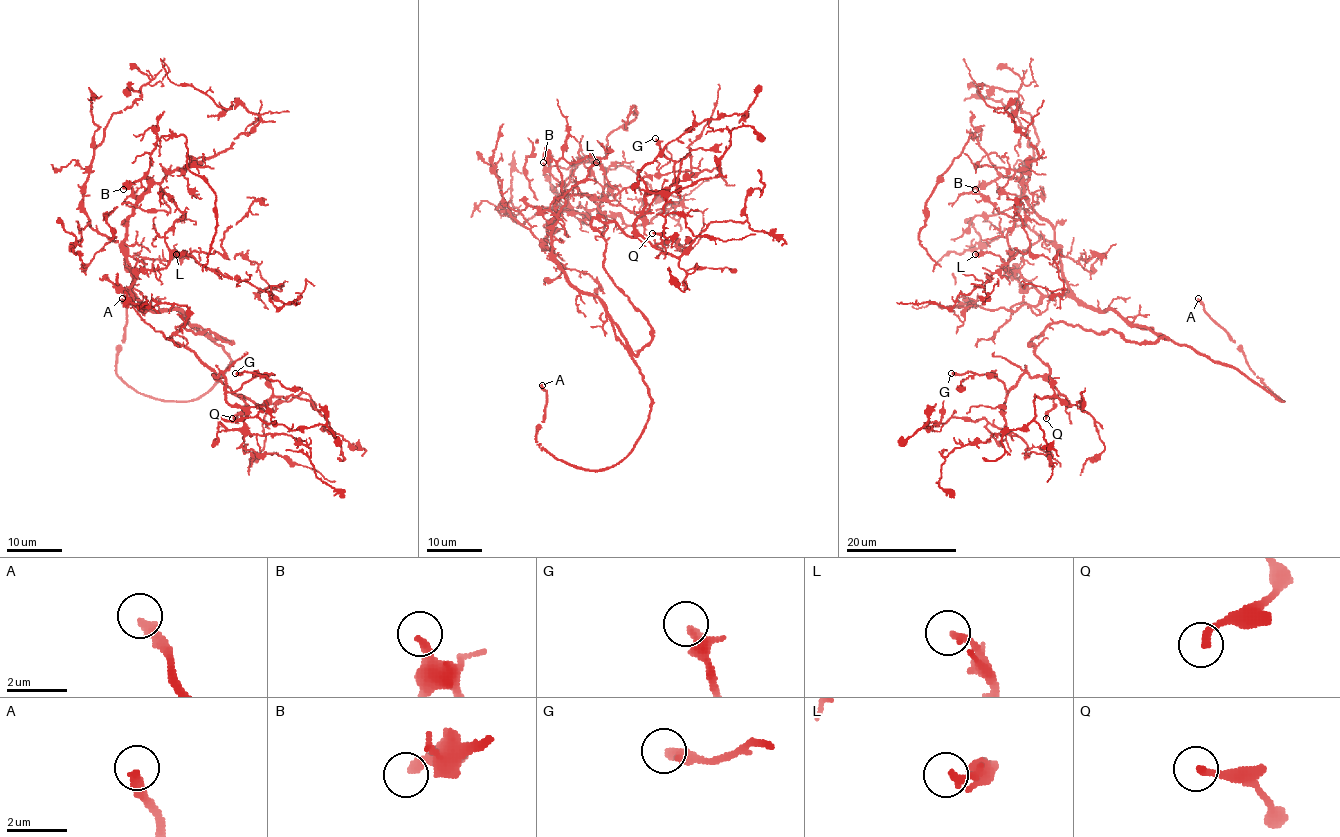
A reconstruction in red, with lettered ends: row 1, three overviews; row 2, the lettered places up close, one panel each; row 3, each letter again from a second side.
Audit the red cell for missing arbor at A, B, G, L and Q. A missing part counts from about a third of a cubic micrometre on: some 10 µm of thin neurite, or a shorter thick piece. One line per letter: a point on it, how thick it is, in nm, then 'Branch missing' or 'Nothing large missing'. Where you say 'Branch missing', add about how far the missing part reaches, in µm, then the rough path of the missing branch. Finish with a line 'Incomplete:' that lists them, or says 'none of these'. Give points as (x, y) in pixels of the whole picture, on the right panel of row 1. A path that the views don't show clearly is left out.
A: Place: (1198, 298). Thickness 320 nm. Branch missing. Missing length about 50 µm
B: Place: (975, 189). Thickness 280 nm. Branch missing. Missing length about 30 µm
G: Place: (951, 373). Thickness 280 nm. Nothing large missing
L: Place: (975, 254). Thickness 200 nm. Nothing large missing
Q: Place: (1046, 418). Thickness 240 nm. Nothing large missing
Incomplete: A, B

